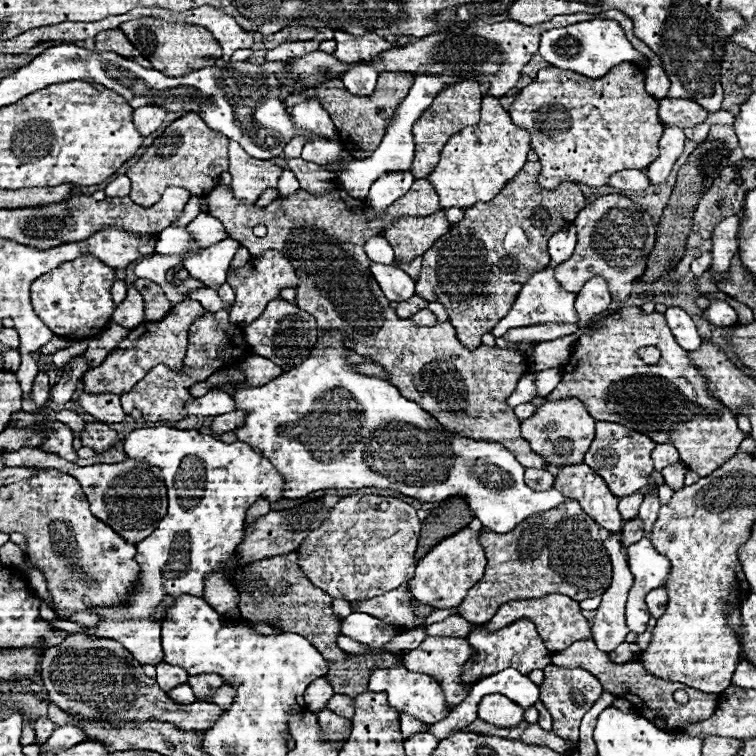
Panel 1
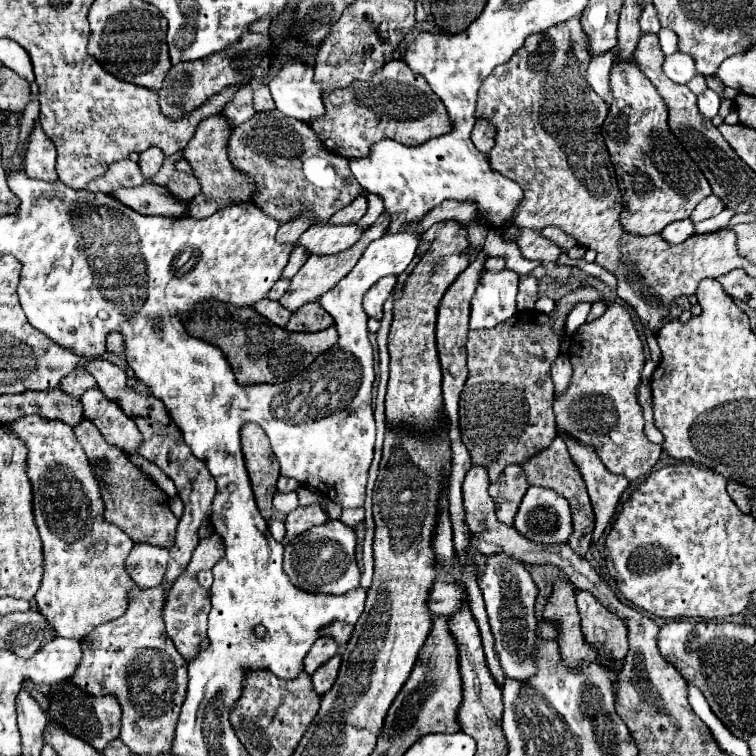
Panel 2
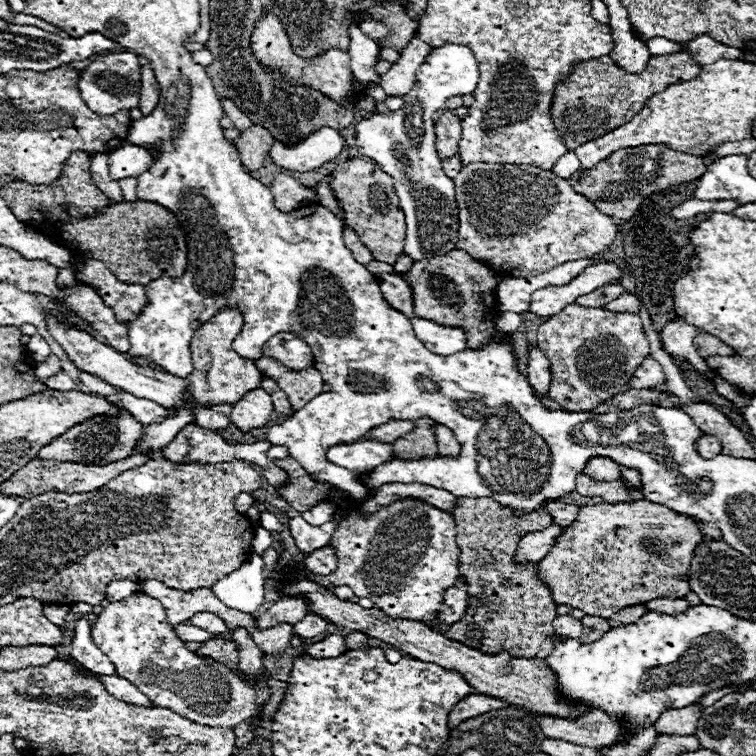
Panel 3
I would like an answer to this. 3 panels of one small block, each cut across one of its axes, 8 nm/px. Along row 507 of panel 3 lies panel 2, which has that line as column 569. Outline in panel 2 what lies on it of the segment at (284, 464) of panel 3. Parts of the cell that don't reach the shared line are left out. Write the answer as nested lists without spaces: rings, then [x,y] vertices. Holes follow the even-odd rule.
[[[584,284],[562,296],[548,314],[538,310],[516,312],[496,328],[468,332],[468,380],[460,394],[460,434],[472,464],[484,466],[490,482],[496,482],[508,464],[536,456],[556,438],[550,368],[560,354],[566,316],[582,300],[602,300],[602,292]]]

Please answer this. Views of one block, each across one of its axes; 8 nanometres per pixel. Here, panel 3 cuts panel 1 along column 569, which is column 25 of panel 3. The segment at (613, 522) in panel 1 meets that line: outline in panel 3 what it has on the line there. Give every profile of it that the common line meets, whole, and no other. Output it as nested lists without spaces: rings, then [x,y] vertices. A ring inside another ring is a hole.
[[[134,454],[132,458],[124,458],[120,462],[110,462],[108,466],[84,466],[84,464],[72,464],[72,462],[58,462],[58,460],[32,460],[28,466],[22,466],[16,474],[12,474],[6,482],[2,482],[2,492],[6,496],[22,496],[32,498],[46,492],[66,492],[66,494],[82,494],[96,490],[104,484],[108,484],[118,474],[138,468],[146,464],[150,458],[146,454]]]

